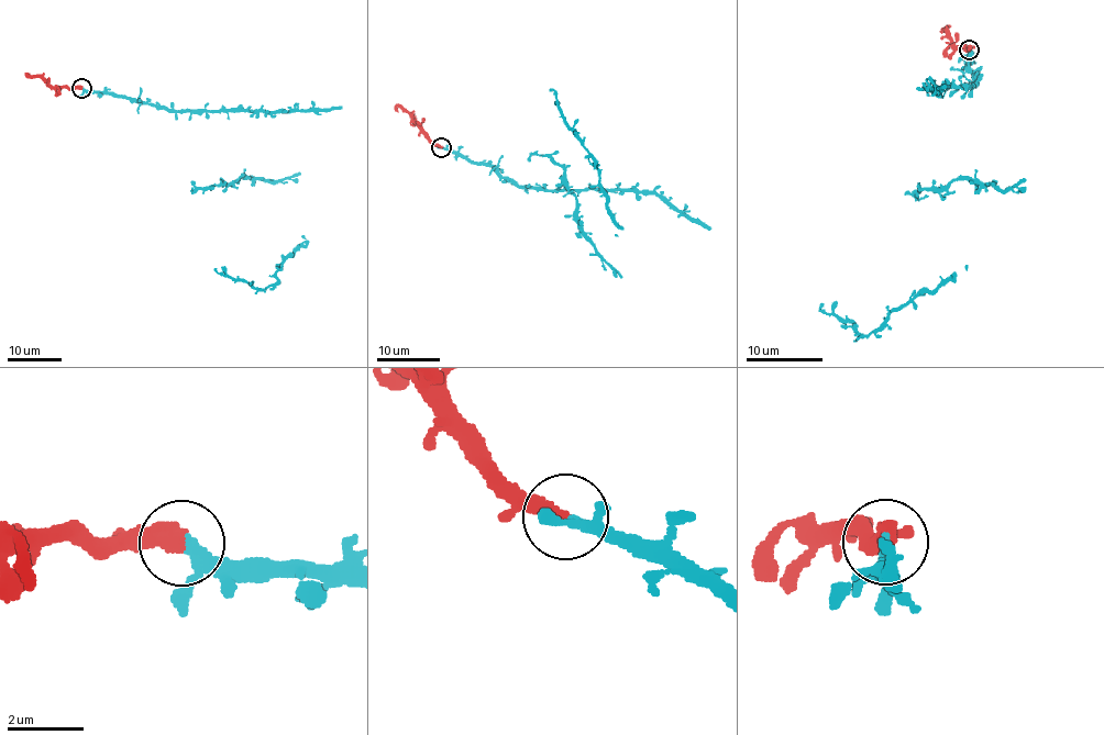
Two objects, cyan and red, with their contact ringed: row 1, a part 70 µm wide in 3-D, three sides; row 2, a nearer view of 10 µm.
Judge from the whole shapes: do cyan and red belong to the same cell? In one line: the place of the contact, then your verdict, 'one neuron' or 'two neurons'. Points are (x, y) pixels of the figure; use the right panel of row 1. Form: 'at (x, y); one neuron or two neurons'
at (969, 49); one neuron

